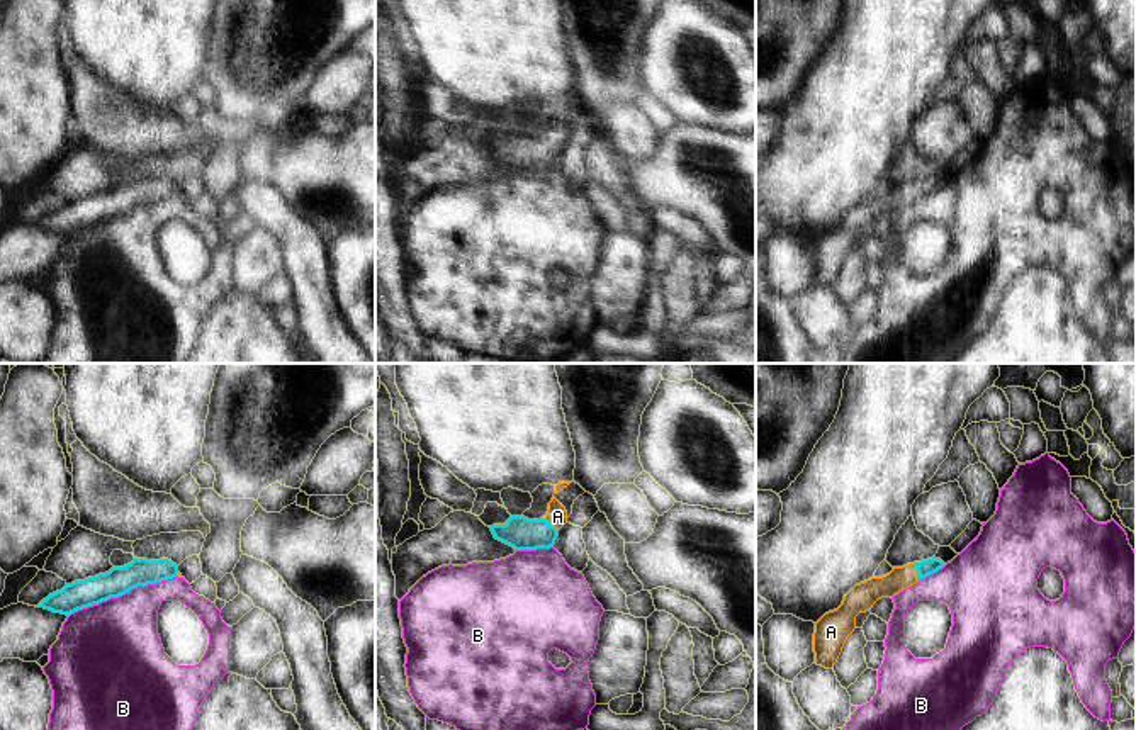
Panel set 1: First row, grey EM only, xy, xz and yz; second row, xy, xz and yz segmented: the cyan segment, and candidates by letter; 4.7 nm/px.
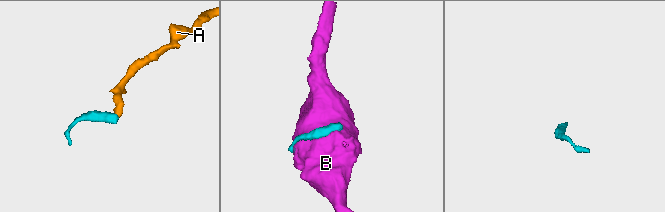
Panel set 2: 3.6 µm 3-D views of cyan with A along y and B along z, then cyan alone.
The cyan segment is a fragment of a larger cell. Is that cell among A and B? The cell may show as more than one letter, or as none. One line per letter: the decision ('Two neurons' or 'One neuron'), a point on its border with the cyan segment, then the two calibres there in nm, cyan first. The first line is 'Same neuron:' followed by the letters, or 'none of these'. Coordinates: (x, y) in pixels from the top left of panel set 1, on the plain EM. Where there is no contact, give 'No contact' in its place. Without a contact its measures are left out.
Same neuron: A
A: One neuron. Touches cyan at yz (917, 190). Thickness 80 nm (cyan) against 110 nm
B: Two neurons. Touches cyan at xy (123, 213). Thickness 140 nm (cyan) against 420 nm.

